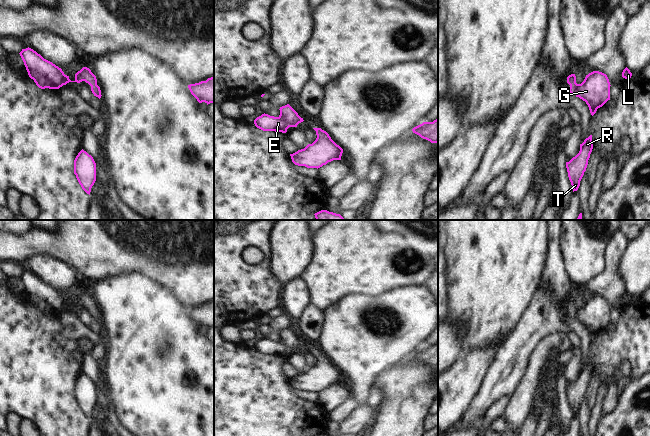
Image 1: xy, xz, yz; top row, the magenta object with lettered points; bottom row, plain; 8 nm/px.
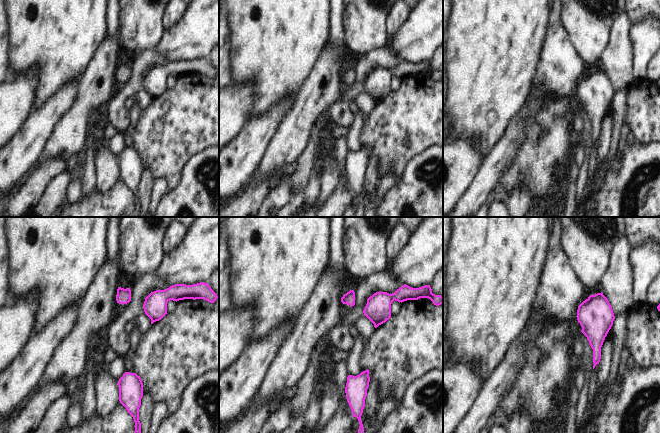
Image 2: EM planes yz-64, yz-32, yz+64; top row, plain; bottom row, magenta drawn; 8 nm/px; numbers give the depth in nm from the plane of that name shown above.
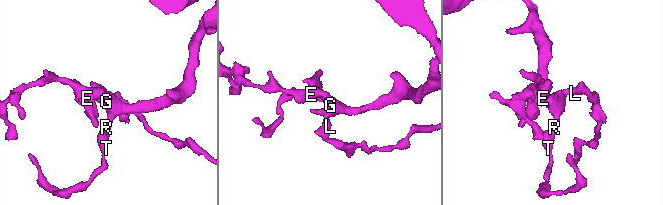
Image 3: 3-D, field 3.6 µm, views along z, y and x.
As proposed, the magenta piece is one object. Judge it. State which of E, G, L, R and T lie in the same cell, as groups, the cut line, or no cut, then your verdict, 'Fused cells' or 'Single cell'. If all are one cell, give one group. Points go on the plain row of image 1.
Groups: E G L R T. No split. Single cell

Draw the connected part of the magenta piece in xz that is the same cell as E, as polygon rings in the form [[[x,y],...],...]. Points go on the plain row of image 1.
[[[289,329],[280,331],[280,339],[278,341],[262,338],[254,344],[257,352],[263,355],[275,355],[286,357],[289,351],[297,351],[303,346],[298,337]]]

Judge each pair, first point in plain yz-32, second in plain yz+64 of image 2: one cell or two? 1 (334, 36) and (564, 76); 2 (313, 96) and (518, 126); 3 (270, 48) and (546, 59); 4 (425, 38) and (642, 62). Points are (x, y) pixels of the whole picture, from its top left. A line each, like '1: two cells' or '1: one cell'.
1: one cell
2: one cell
3: two cells
4: one cell

